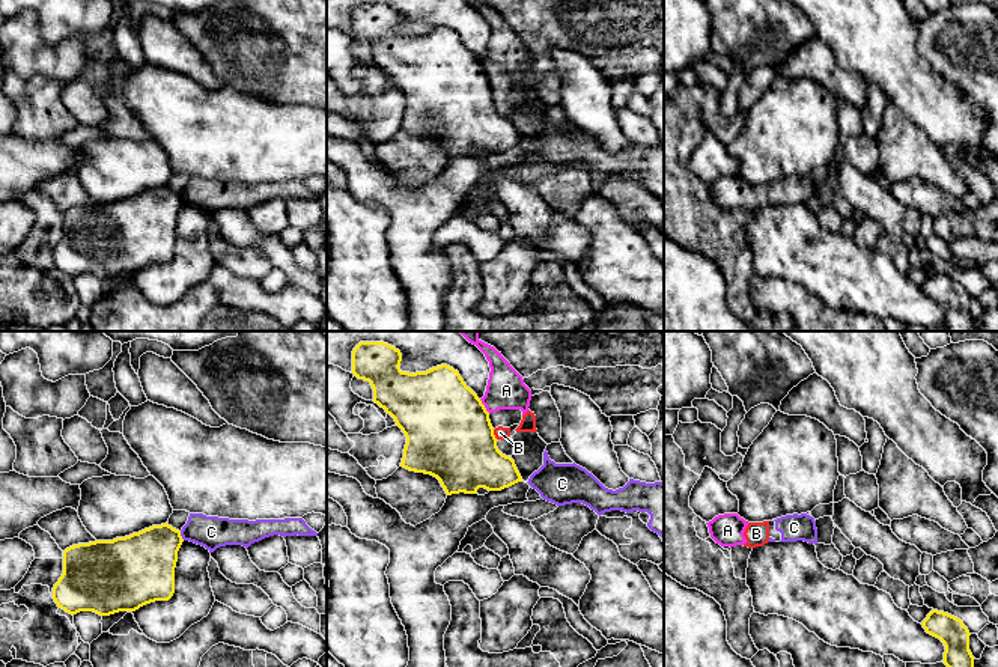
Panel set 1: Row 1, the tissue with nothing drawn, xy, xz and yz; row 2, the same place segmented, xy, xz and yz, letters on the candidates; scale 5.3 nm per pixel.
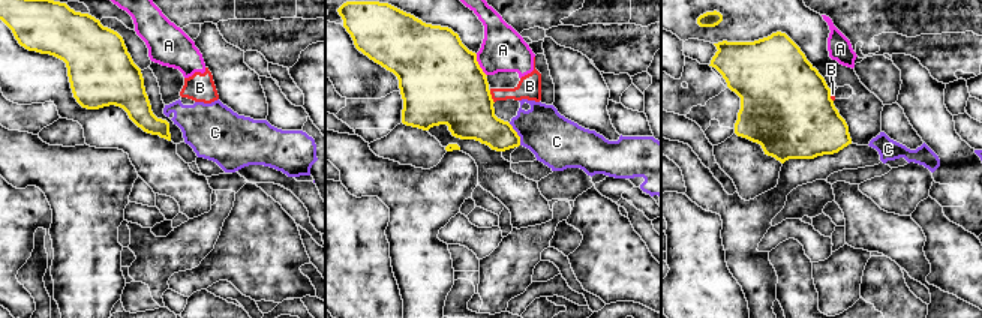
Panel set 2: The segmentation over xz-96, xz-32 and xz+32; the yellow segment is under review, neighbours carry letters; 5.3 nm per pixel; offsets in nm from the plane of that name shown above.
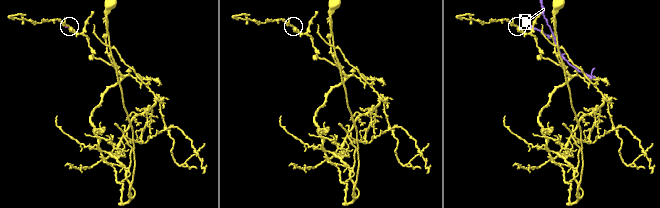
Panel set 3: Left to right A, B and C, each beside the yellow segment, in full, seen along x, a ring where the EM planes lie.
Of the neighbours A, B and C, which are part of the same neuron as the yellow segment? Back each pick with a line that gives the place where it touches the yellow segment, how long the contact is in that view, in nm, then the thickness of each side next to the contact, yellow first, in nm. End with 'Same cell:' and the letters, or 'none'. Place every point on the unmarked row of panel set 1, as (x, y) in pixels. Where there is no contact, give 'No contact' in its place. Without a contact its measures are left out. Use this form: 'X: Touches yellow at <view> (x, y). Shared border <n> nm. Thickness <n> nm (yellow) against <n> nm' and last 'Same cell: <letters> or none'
Same cell: none

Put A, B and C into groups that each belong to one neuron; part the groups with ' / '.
A B C

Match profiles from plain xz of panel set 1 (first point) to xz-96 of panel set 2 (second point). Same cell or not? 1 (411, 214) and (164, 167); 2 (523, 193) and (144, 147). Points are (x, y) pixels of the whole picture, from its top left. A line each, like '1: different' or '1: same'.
1: different
2: same

